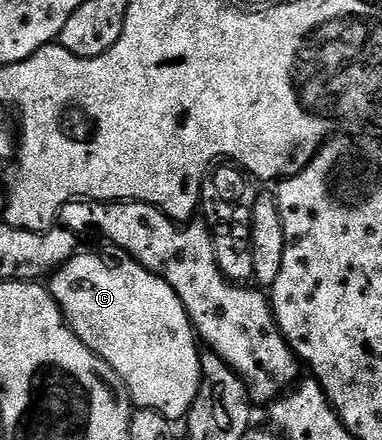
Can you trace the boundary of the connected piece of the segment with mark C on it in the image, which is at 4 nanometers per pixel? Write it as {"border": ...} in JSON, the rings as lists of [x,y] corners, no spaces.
{"border":[[[78,251],[52,274],[51,280],[48,282],[47,288],[57,301],[57,306],[61,309],[62,315],[65,317],[66,323],[75,331],[75,335],[79,335],[79,339],[87,347],[91,347],[91,351],[95,351],[95,355],[99,355],[104,361],[113,368],[119,375],[119,379],[124,383],[126,391],[129,393],[129,400],[137,409],[154,409],[156,413],[162,413],[164,417],[171,422],[180,422],[179,419],[188,418],[189,408],[195,403],[197,392],[201,386],[201,354],[202,350],[197,349],[199,346],[199,338],[189,321],[189,312],[183,307],[183,303],[179,299],[179,295],[175,295],[175,291],[169,284],[159,275],[155,275],[151,271],[147,271],[141,264],[134,261],[128,255],[116,255],[117,257],[100,257],[97,253],[84,253]]]}

